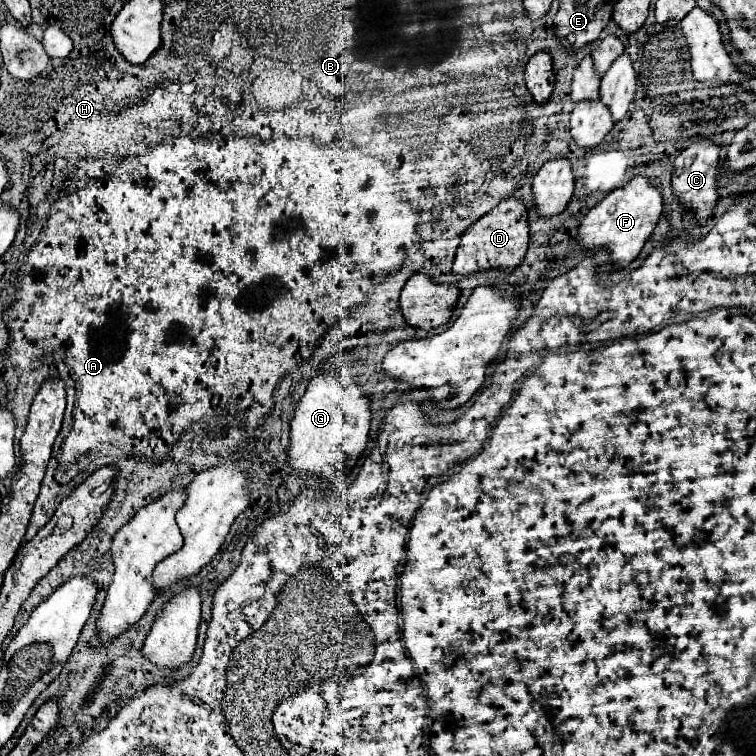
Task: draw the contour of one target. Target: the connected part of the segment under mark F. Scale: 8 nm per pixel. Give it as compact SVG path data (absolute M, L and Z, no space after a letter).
M637 175L625 187L611 191L599 205L595 205L579 227L579 243L587 249L607 247L611 251L611 261L619 267L627 267L643 249L645 241L653 233L659 217L663 213L661 189L651 185L647 177Z

